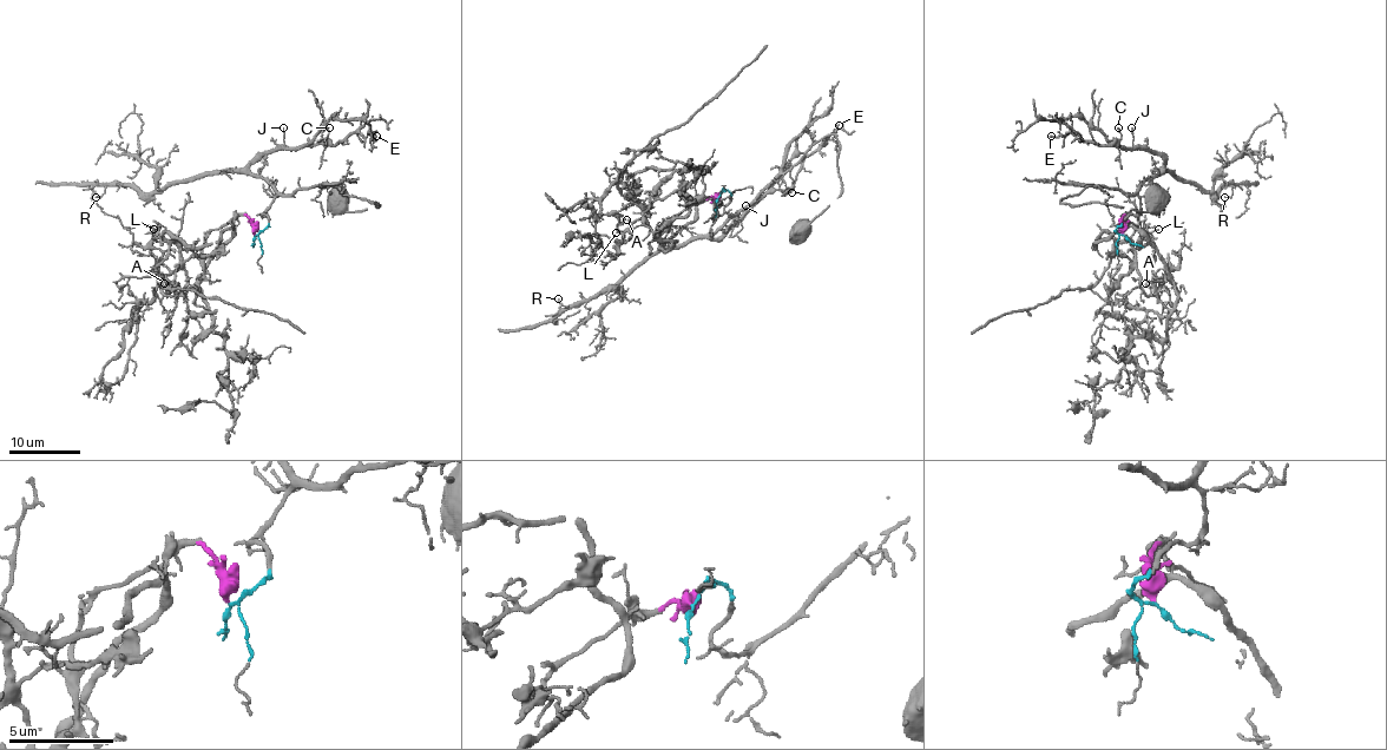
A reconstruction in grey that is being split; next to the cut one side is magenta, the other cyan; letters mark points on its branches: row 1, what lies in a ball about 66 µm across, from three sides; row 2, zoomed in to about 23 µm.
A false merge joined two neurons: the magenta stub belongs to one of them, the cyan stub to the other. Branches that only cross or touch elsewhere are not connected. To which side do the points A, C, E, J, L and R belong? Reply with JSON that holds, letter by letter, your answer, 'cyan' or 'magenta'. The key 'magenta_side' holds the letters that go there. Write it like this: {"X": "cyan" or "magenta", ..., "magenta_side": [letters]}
{"A": "magenta", "C": "cyan", "E": "cyan", "J": "cyan", "L": "magenta", "R": "cyan", "magenta_side": ["A", "L"]}

